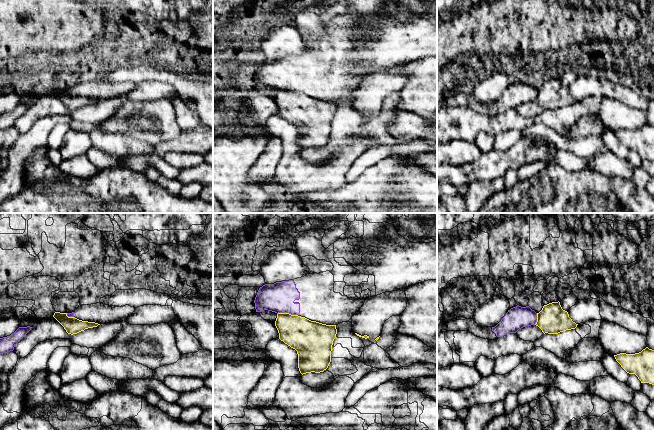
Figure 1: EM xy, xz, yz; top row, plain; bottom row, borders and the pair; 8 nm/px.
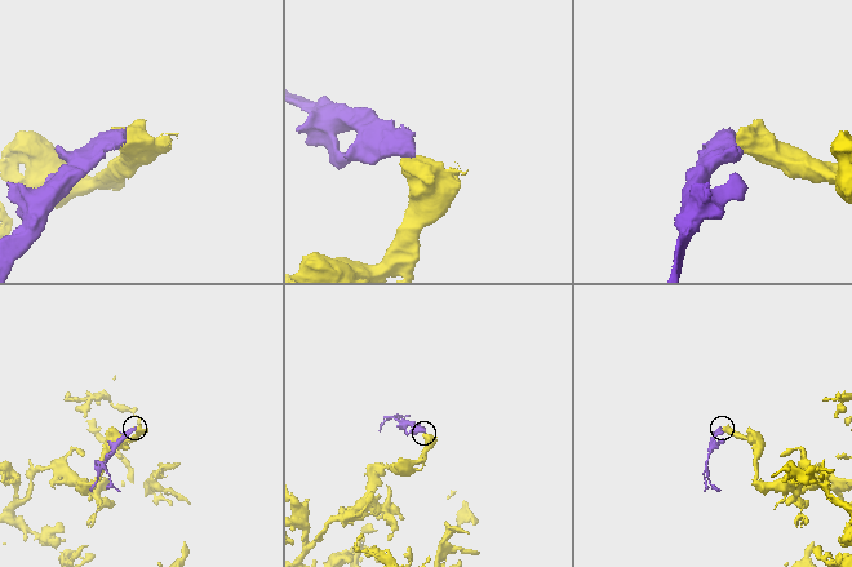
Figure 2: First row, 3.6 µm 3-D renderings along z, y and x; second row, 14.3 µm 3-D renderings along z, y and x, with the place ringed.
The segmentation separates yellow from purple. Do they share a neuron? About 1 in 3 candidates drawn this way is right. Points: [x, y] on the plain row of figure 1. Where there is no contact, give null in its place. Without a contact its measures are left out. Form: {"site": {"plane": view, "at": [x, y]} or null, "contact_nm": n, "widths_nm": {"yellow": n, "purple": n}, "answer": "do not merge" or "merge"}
{"site": {"plane": "xz", "at": [287, 89]}, "contact_nm": 170, "widths_nm": {"yellow": 280, "purple": 240}, "answer": "do not merge"}

